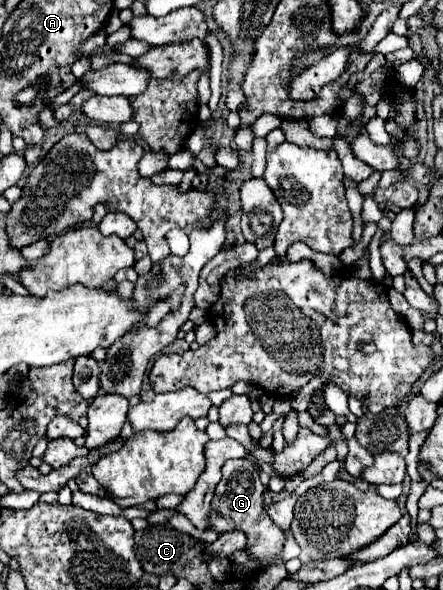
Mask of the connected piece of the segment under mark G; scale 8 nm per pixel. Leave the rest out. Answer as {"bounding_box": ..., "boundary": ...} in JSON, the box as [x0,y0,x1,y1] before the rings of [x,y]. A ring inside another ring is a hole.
{"bounding_box":[212,458,284,566],"boundary":[[[244,458],[228,460],[222,468],[222,480],[216,486],[216,494],[212,498],[212,526],[216,532],[226,534],[232,530],[240,530],[248,538],[248,552],[252,558],[264,562],[264,566],[280,566],[282,560],[282,546],[284,546],[284,534],[280,528],[274,526],[274,522],[264,512],[264,500],[262,494],[266,492],[264,484],[258,478],[256,466]]]}

